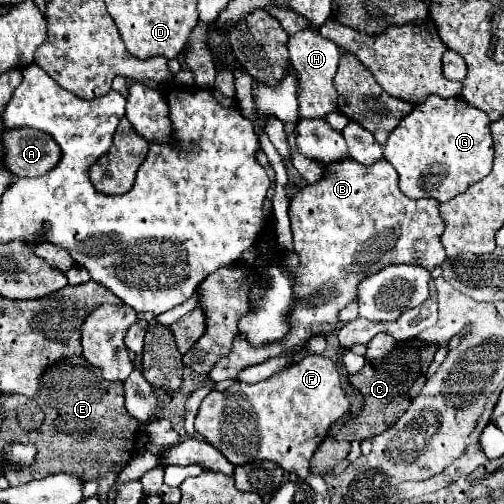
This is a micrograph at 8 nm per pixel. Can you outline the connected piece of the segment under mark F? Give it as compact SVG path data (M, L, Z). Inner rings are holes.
M303 355L291 367L259 383L235 383L227 391L211 389L199 405L195 429L233 465L257 459L279 463L299 477L309 475L309 461L327 437L329 425L349 409L337 365L323 355Z

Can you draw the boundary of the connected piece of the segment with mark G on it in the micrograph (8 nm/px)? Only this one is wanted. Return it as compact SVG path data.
M435 97L417 105L391 131L383 147L385 159L399 173L399 187L409 199L433 197L437 201L451 201L467 191L473 183L491 173L493 143L489 133L489 117L469 107L461 97Z

